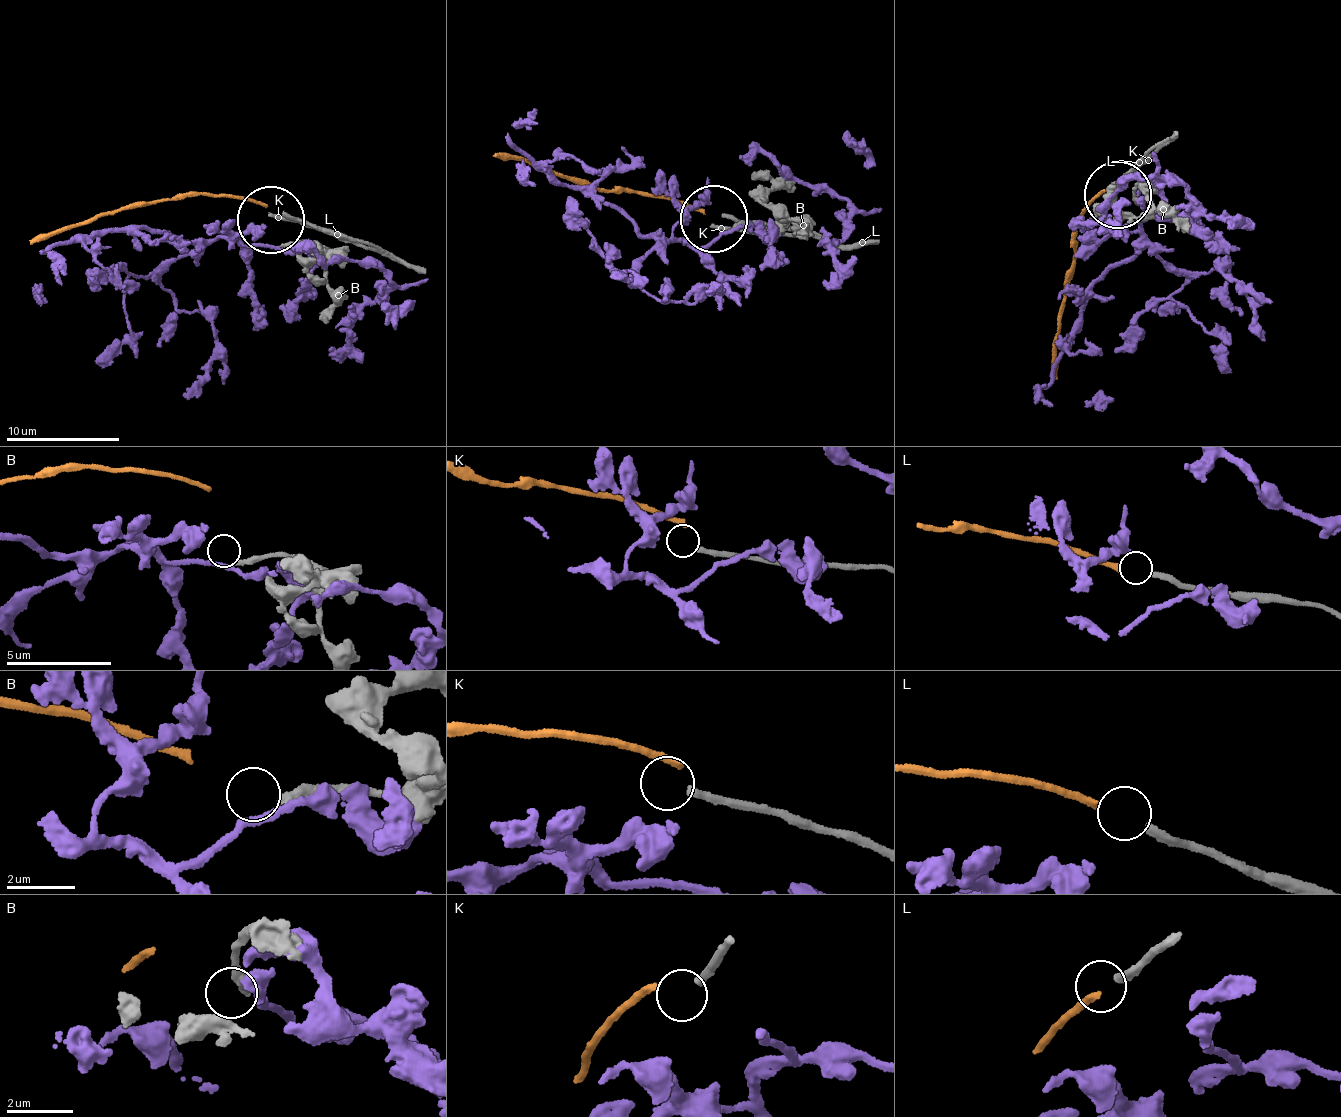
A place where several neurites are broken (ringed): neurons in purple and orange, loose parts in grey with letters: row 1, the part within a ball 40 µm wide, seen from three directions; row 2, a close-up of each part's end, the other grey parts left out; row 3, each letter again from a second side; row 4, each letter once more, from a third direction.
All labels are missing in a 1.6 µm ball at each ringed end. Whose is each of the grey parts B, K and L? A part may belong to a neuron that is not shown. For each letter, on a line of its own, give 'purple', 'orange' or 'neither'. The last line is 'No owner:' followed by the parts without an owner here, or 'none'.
B: neither
K: neither
L: orange
No owner: B, K

